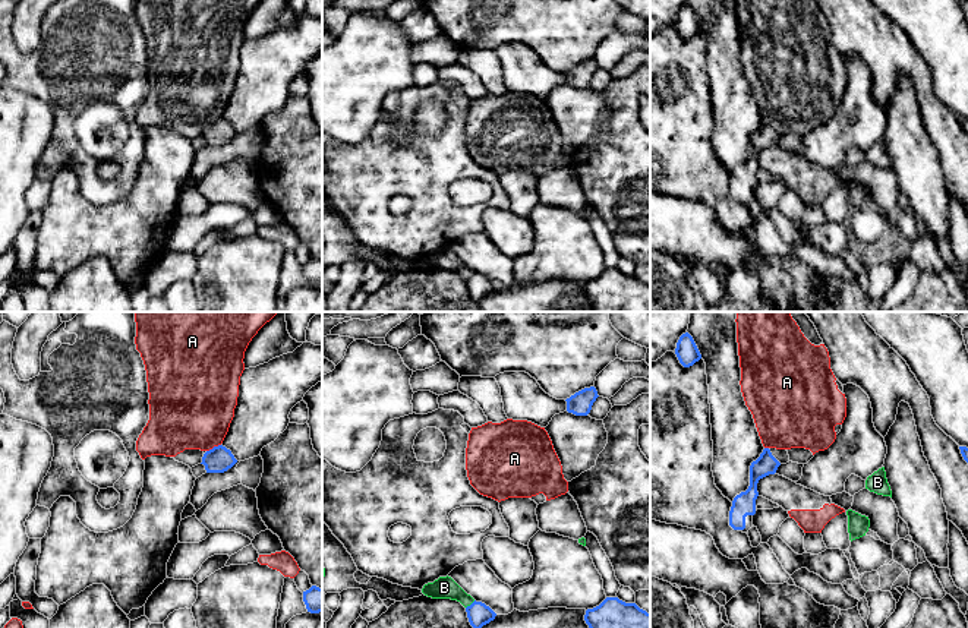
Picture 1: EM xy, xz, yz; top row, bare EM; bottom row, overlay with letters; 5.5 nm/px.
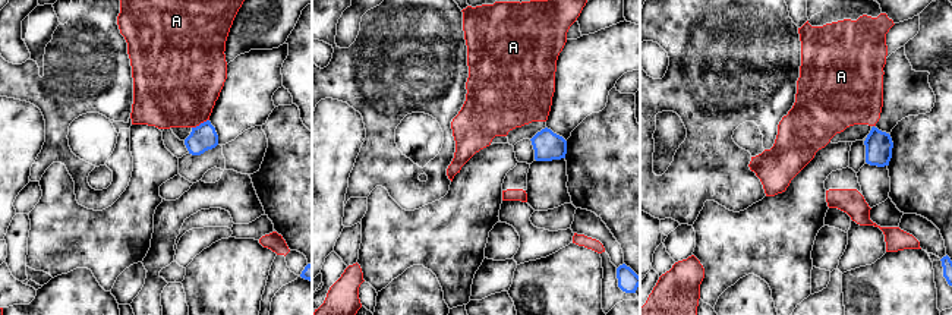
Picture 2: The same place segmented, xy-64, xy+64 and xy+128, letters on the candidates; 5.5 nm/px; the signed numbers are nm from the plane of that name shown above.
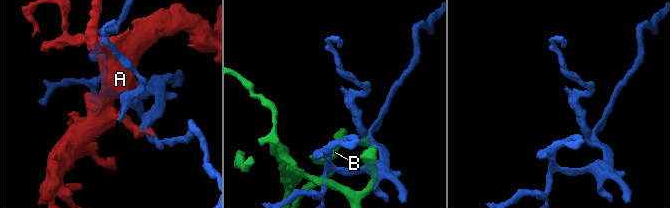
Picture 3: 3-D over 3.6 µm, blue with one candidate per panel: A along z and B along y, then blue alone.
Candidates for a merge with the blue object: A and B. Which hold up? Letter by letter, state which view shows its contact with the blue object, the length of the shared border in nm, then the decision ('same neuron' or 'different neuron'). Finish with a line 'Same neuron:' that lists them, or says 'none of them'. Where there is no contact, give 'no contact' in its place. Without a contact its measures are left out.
A: xy | 90 nm | different neuron
B: xz | 70 nm | different neuron
Same neuron: none of them

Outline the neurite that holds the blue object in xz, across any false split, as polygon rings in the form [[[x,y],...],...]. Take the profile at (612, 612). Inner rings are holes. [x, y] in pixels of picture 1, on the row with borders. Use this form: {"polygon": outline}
{"polygon": [[[606,597],[599,606],[587,609],[584,621],[589,628],[650,628],[650,613],[618,597]]]}

